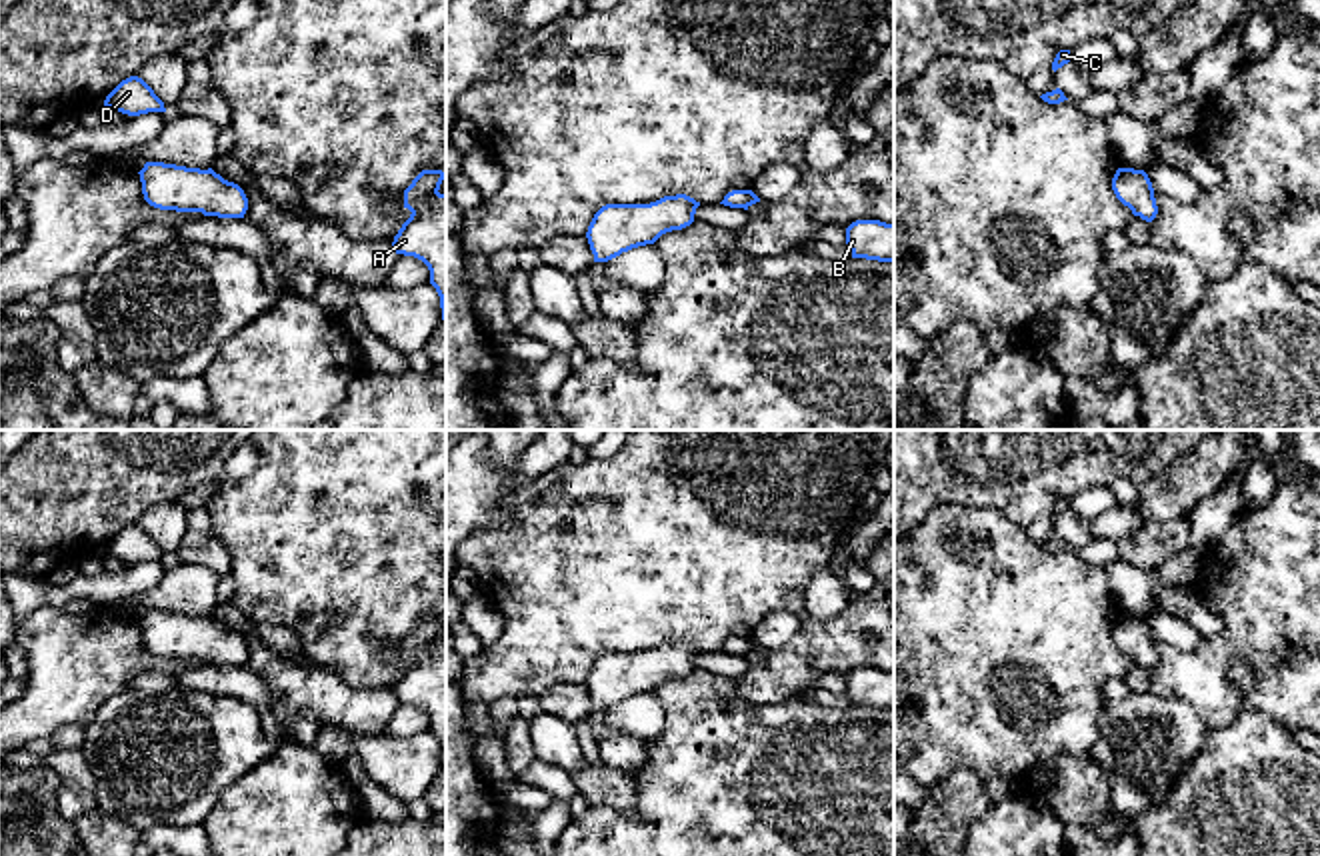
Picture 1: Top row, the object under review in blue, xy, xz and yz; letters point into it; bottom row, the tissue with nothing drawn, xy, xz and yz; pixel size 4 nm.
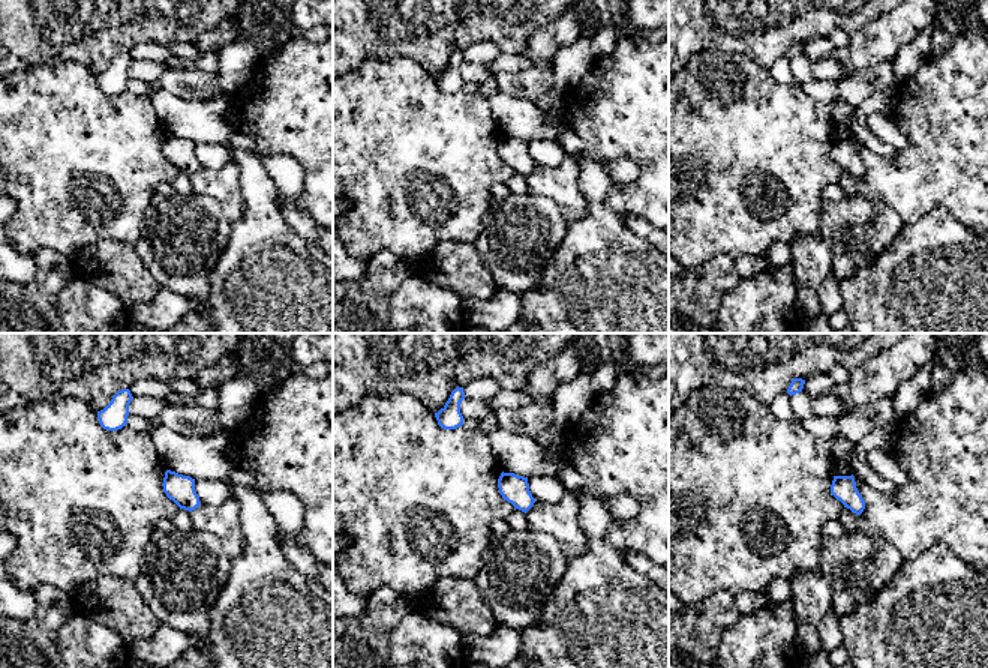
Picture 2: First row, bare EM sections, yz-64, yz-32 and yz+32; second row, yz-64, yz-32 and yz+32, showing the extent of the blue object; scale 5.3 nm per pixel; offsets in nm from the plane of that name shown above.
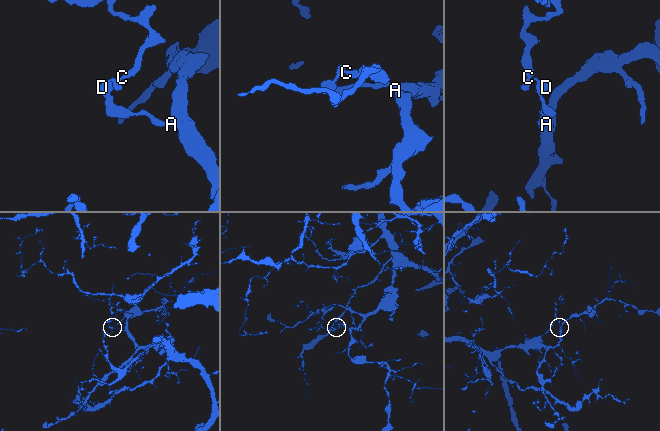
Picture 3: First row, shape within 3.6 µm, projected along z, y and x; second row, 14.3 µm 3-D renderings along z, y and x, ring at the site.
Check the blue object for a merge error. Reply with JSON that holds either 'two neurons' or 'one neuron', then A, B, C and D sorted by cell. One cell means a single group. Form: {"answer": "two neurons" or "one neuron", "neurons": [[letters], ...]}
{"answer": "two neurons", "neurons": [["A", "B"], ["C", "D"]]}

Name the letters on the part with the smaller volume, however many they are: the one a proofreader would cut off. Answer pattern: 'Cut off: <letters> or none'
Cut off: C, D

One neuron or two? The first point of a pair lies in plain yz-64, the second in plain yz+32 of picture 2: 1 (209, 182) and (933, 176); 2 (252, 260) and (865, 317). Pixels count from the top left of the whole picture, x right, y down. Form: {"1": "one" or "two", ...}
{"1": "one", "2": "one"}

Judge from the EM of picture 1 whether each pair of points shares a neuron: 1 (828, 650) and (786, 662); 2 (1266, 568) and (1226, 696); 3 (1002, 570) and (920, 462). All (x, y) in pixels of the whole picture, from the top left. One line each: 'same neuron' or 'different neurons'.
1: same neuron
2: same neuron
3: different neurons

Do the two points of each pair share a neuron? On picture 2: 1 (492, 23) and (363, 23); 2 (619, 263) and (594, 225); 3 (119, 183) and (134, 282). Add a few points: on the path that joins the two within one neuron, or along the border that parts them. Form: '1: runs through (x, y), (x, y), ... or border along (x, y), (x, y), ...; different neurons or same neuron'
1: runs through (461, 26), (456, 23), (395, 23); same neuron
2: runs through (610, 255), (600, 245), (600, 234); same neuron
3: border along (92, 243), (101, 239), (114, 239), (134, 245); different neurons

